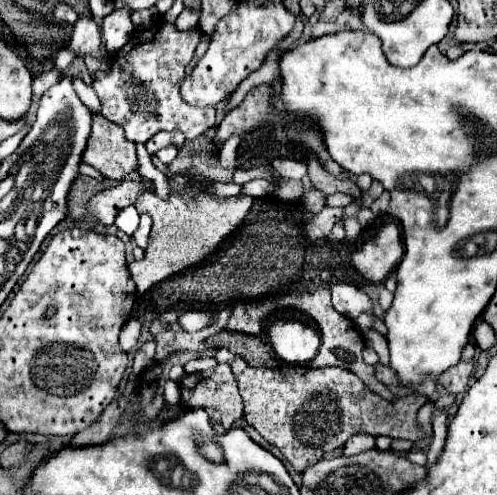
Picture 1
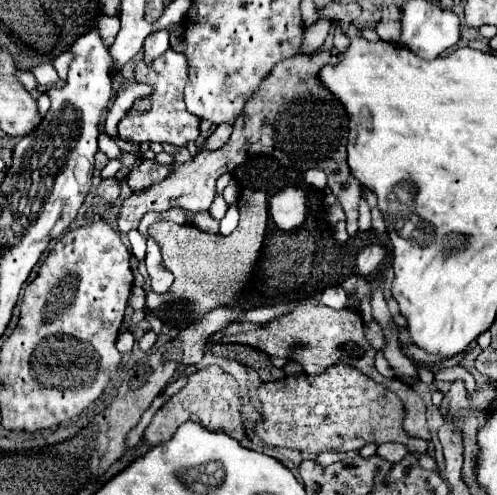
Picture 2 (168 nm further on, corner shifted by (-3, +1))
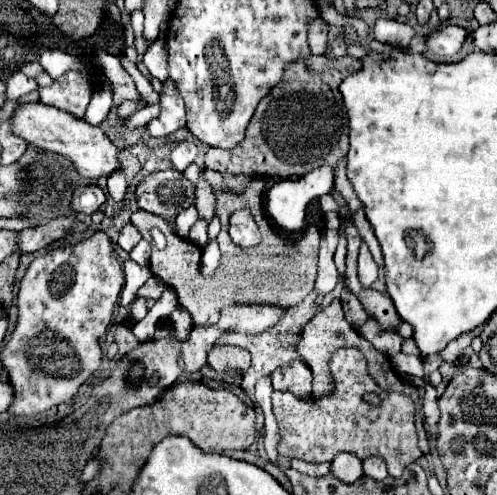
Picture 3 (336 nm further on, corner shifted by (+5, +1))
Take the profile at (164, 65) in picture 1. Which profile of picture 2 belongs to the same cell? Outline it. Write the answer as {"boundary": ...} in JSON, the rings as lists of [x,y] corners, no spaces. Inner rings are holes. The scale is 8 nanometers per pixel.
{"boundary":[[[166,50],[160,58],[154,60],[152,66],[146,66],[144,60],[136,64],[136,80],[138,82],[150,82],[156,92],[150,96],[152,98],[152,110],[146,114],[132,114],[128,112],[122,122],[118,124],[118,136],[124,142],[170,142],[174,146],[186,146],[188,142],[194,142],[200,136],[198,124],[200,120],[192,114],[188,114],[182,92],[188,80],[188,60],[174,50]]]}

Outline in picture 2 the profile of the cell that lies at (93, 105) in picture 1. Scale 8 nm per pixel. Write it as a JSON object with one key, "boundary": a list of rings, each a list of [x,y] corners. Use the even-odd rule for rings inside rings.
{"boundary":[[[102,134],[102,136],[98,138],[98,144],[100,144],[100,150],[106,154],[106,158],[110,158],[110,160],[118,160],[118,158],[122,156],[122,150],[118,148],[118,144],[116,144],[110,136]]]}

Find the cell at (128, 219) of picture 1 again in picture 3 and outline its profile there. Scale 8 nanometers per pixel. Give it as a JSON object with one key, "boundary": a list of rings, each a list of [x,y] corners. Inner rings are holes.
{"boundary":[[[126,258],[126,260],[124,260],[124,276],[126,276],[126,284],[124,284],[124,290],[122,290],[122,300],[120,300],[120,304],[122,304],[122,306],[128,306],[130,302],[134,302],[138,288],[140,288],[148,278],[152,278],[152,272],[150,272],[148,266],[140,266],[140,264],[134,262],[132,258]]]}

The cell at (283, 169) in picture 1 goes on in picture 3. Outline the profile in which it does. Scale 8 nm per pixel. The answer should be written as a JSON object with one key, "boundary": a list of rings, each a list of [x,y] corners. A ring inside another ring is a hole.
{"boundary":[[[330,166],[316,168],[296,180],[278,180],[266,192],[266,210],[272,222],[284,232],[302,232],[306,222],[306,206],[312,198],[328,194],[334,184],[334,170]]]}

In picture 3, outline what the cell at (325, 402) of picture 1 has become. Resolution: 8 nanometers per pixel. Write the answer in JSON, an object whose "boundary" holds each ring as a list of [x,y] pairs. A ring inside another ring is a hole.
{"boundary":[[[340,348],[332,352],[330,374],[334,380],[334,392],[328,396],[300,400],[290,392],[272,392],[274,416],[280,428],[278,452],[306,462],[330,462],[334,454],[342,450],[356,454],[360,460],[378,454],[386,460],[390,476],[400,478],[402,470],[422,456],[416,444],[414,402],[410,396],[380,390],[366,370],[366,358],[356,348]],[[366,392],[378,394],[380,406],[368,404],[364,400]]]}

